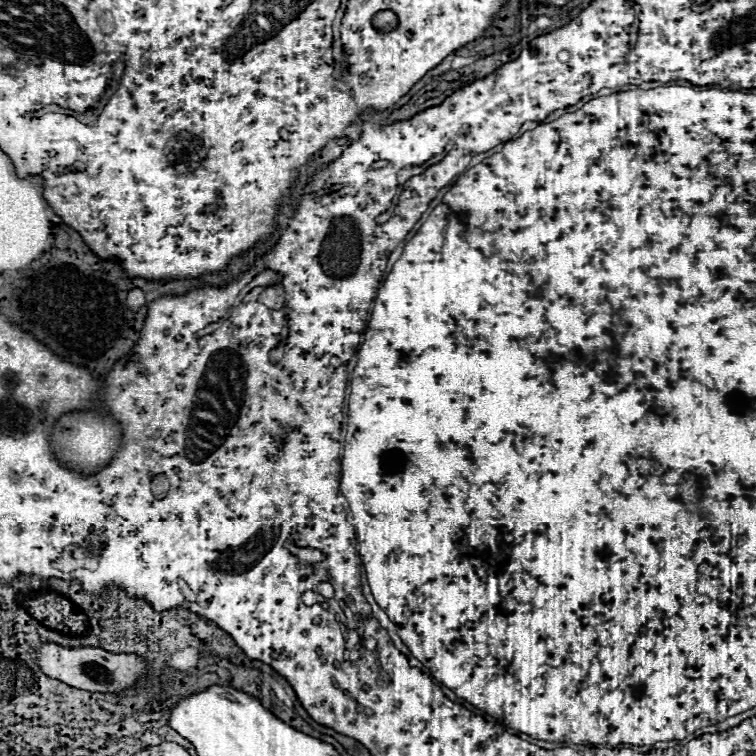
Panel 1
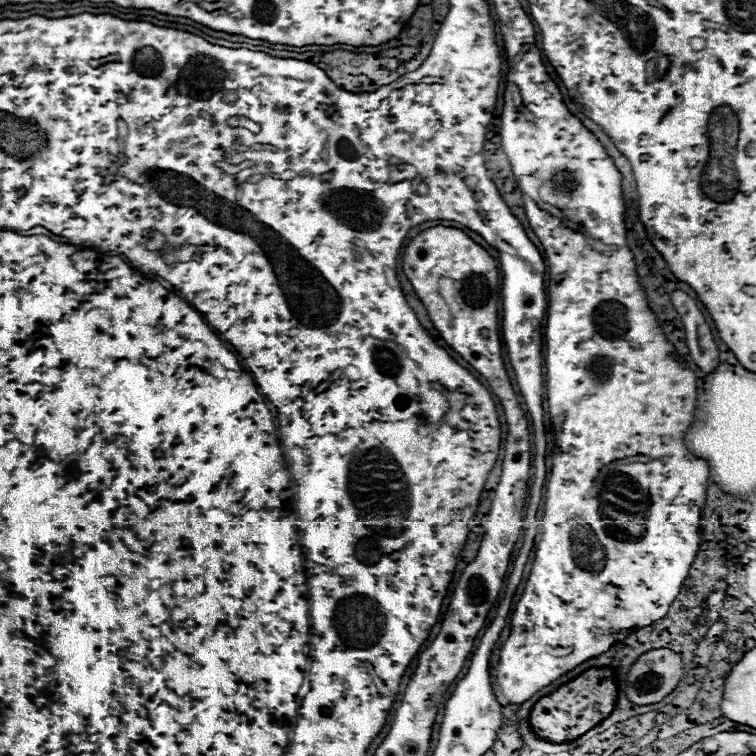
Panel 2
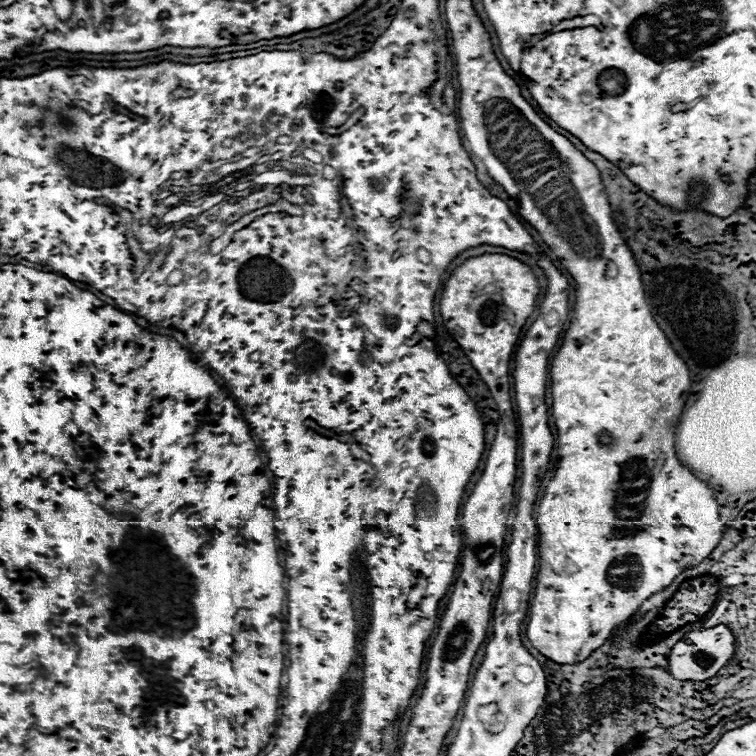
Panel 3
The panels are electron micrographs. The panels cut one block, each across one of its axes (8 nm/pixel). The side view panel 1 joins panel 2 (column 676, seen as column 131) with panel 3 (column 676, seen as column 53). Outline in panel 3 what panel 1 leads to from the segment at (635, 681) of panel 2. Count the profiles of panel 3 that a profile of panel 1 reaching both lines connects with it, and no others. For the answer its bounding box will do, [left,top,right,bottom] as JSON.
[668,624,736,680]

